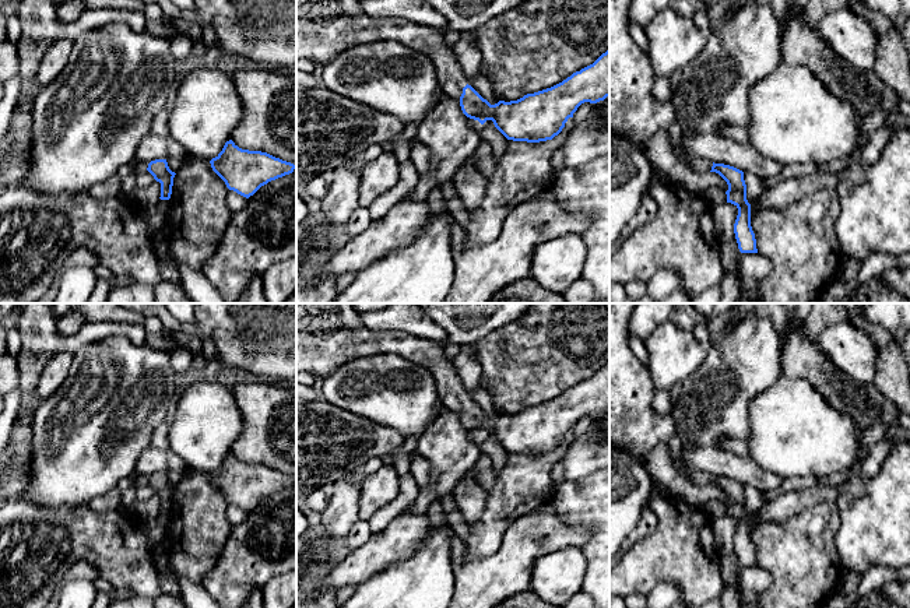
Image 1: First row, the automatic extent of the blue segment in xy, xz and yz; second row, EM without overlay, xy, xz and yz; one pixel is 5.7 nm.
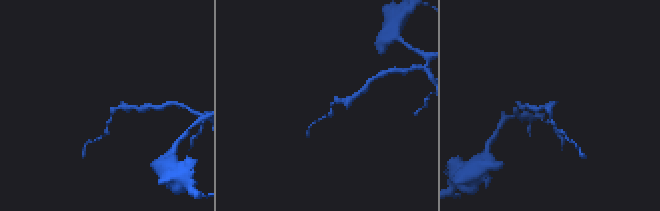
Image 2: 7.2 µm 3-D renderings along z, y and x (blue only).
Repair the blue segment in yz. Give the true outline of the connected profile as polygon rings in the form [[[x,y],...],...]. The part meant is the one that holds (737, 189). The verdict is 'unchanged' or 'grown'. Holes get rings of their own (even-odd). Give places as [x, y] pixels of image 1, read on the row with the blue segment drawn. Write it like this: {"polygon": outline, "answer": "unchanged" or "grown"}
{"polygon": [[[678,123],[668,127],[671,147],[675,154],[691,168],[700,173],[716,172],[728,184],[727,203],[738,208],[738,215],[734,224],[734,233],[741,253],[758,253],[755,233],[751,226],[751,204],[746,200],[746,184],[744,172],[724,164],[714,164],[686,152],[682,147],[682,130]]], "answer": "grown"}

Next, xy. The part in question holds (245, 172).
{"polygon": [[[232,140],[210,161],[229,190],[249,198],[261,186],[294,172],[296,165],[267,152],[239,148]]], "answer": "unchanged"}

